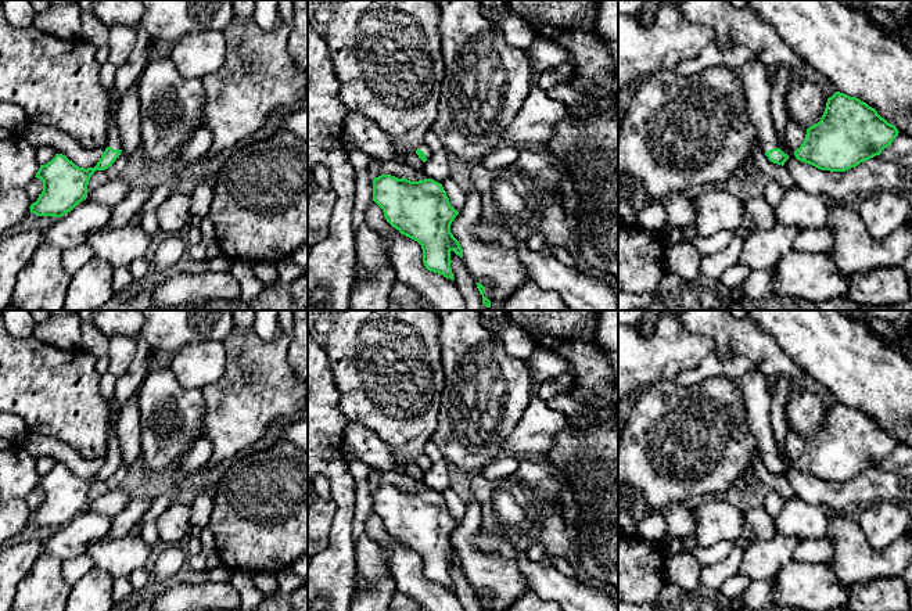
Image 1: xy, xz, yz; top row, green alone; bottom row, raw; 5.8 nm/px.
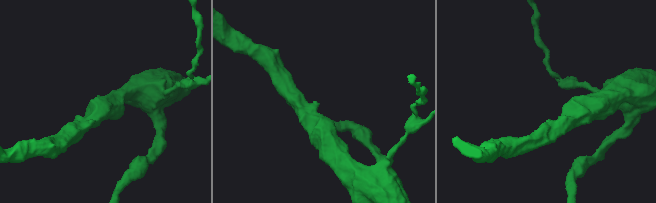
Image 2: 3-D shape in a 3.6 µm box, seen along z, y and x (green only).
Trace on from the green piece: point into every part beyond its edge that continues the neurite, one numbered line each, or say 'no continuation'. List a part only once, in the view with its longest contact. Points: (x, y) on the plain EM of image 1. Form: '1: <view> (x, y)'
1: xy (114, 446)

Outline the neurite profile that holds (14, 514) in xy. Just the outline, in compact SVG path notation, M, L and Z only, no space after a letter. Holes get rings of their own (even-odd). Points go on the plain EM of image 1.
M22 499L0 503L0 550L30 522L30 511Z

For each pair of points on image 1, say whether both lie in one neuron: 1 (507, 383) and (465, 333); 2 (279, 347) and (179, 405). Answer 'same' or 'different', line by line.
1: same
2: different

